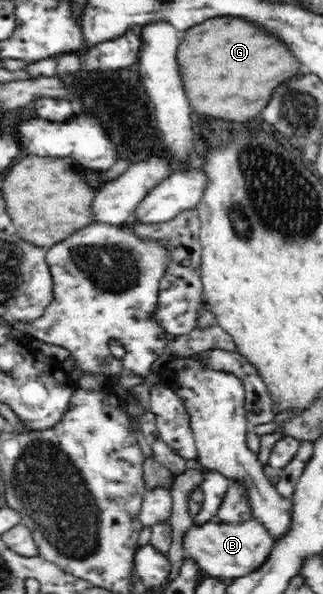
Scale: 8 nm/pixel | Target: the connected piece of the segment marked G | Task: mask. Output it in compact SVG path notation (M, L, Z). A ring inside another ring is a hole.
M227 16L201 22L199 26L193 26L193 28L187 30L187 36L185 36L185 40L183 40L183 44L179 46L179 52L177 52L177 62L181 64L181 74L183 74L187 98L191 102L191 106L195 108L195 112L216 119L223 118L226 122L245 122L245 120L257 116L267 106L267 102L271 100L271 94L273 94L275 86L279 86L279 82L285 82L287 78L293 78L295 74L299 74L301 66L299 66L299 62L295 58L291 58L291 50L287 50L287 46L283 46L283 42L275 42L275 38L271 38L271 34L255 36L255 32L257 32L257 26L251 26L251 22L243 22L243 18L227 18Z

